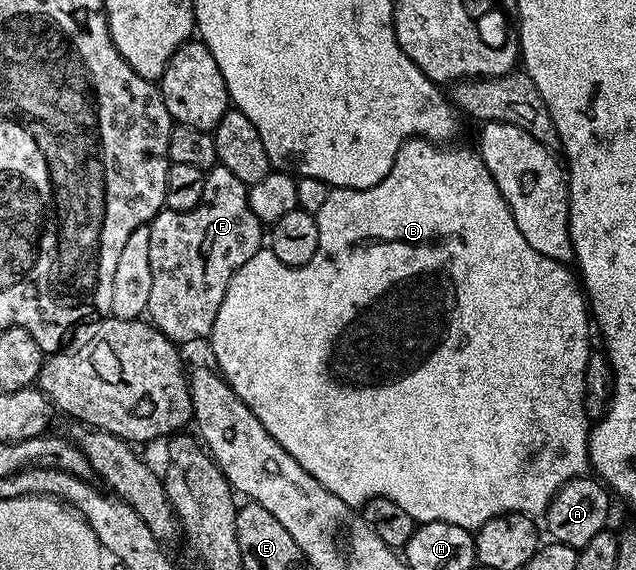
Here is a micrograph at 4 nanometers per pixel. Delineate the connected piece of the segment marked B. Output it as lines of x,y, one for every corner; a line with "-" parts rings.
412,138
405,142
384,180
367,190
347,190
345,188
331,189
328,200
324,200
324,208
316,215
320,228
320,244
316,248
312,260
302,267
288,267
281,263
279,258
269,248
263,248
252,256
247,264
241,266
228,284
228,292
224,296
224,304
220,304
220,312
216,312
216,324
212,328
208,339
210,350
214,353
217,369
228,385
244,400
244,404
264,424
264,428
275,438
285,451
306,472
316,477
324,488
328,488
334,496
349,506
360,508
370,499
390,499
400,505
400,508
412,516
415,523
423,522
447,522
448,524
460,524
460,528
471,532
477,532
488,520
492,520
501,514
528,514
531,516
545,515
548,504
554,499
554,494
568,480
583,477
590,466
590,431
592,420
586,415
586,393
584,392
584,376
588,368
588,360
592,353
590,347
590,326
592,330
592,318
588,313
588,302
576,281
575,275
566,271
567,267
561,262
544,256
544,252
536,252
528,240
524,240
524,232
516,228
516,220
508,208
508,204
502,198
500,188
496,188
496,182
488,172
488,168
482,163
482,158
473,149
461,150
460,147
450,144
427,142
425,138

